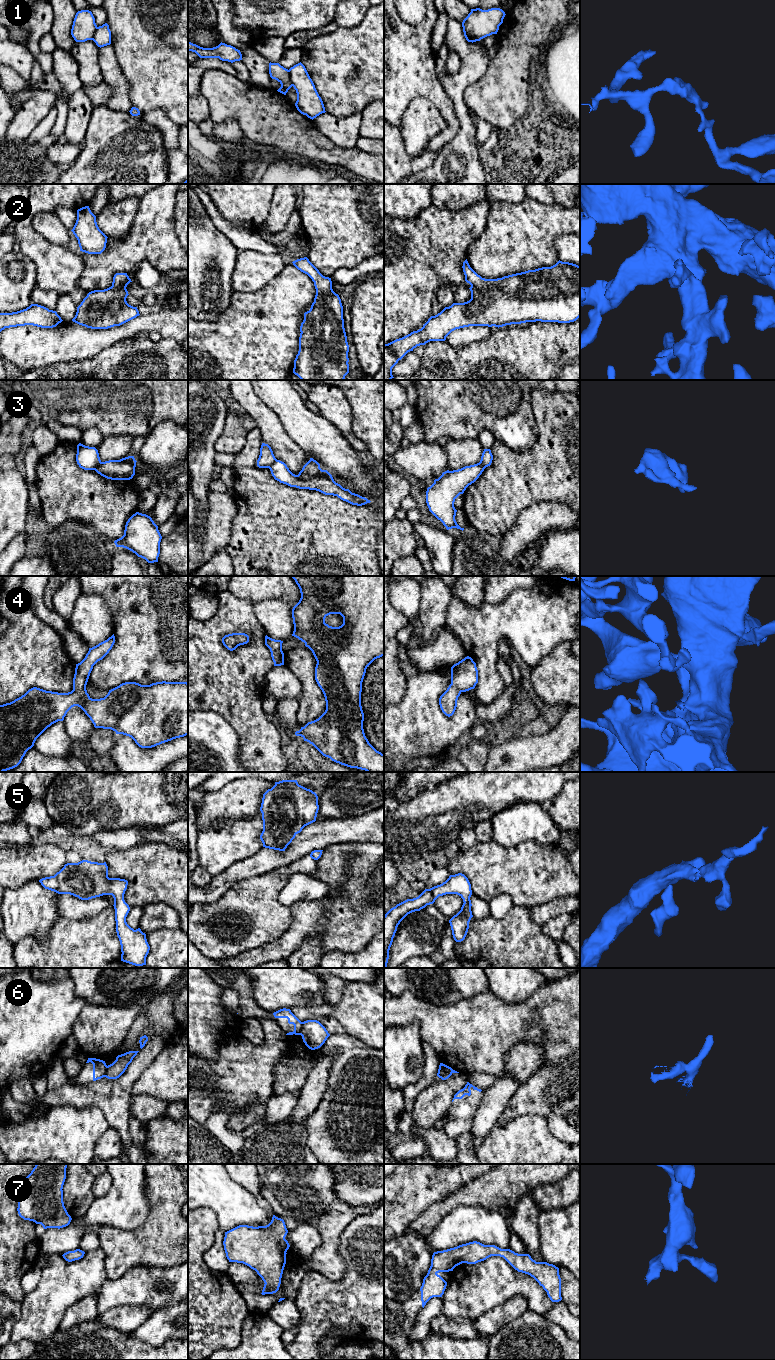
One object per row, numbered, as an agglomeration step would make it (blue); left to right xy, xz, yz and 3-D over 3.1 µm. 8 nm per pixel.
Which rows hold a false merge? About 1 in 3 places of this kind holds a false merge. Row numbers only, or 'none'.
1, 3, 6

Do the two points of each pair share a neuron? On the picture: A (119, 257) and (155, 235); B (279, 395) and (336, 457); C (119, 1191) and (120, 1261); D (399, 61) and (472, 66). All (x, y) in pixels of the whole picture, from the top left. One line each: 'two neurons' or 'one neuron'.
A: one neuron
B: one neuron
C: two neurons
D: two neurons

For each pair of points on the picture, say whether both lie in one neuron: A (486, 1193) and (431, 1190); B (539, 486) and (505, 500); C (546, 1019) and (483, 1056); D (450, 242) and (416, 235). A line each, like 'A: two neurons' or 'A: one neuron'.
A: two neurons
B: one neuron
C: one neuron
D: one neuron

